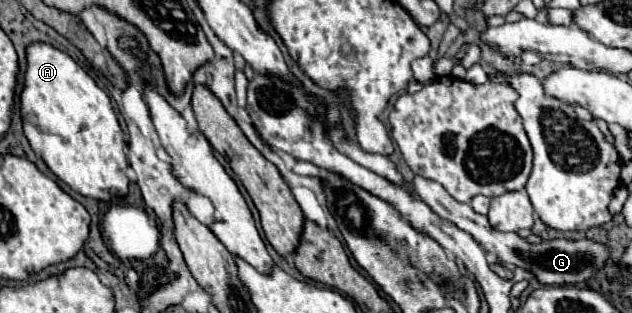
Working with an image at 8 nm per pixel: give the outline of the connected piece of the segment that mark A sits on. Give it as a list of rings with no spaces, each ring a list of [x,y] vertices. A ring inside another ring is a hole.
[[[32,42],[26,48],[26,78],[24,90],[20,94],[20,114],[24,124],[24,134],[46,166],[72,190],[94,200],[110,200],[114,196],[126,196],[128,176],[126,176],[126,154],[122,128],[118,124],[116,112],[108,94],[98,88],[92,76],[82,70],[66,52],[54,48],[50,42]]]

